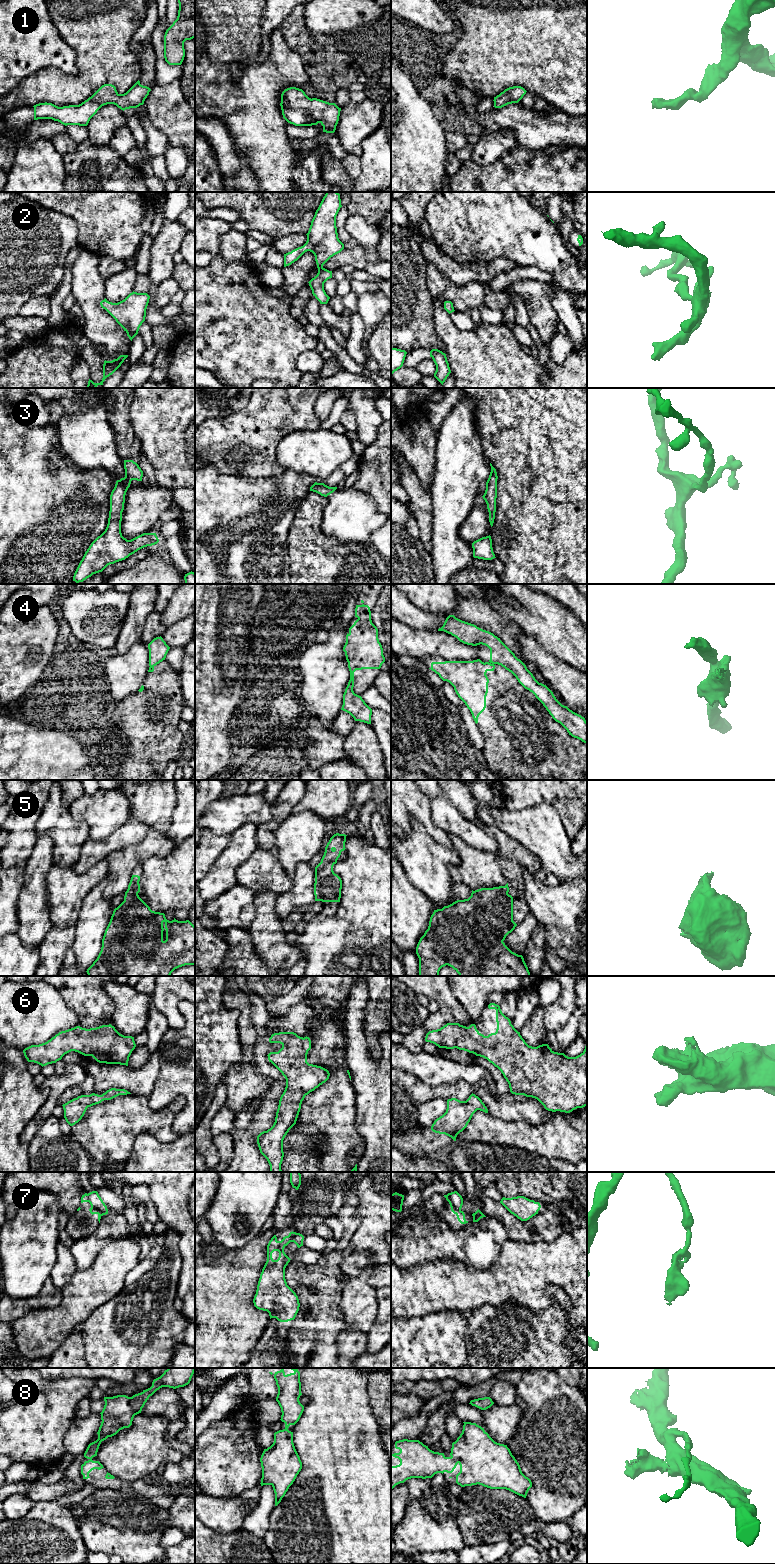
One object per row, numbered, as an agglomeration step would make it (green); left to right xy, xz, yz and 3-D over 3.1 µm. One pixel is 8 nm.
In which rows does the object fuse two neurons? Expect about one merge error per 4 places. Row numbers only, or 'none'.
4, 7

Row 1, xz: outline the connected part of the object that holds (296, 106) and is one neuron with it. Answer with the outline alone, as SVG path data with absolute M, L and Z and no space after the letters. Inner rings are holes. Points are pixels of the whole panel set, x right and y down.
M290 87L281 94L283 118L295 126L312 126L320 123L323 132L334 133L340 111L335 103L309 98L302 89Z

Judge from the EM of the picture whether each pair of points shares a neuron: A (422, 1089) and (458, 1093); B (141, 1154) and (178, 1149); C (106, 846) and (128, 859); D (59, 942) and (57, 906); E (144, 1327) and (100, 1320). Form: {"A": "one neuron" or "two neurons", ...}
{"A": "one neuron", "B": "one neuron", "C": "two neurons", "D": "two neurons", "E": "one neuron"}

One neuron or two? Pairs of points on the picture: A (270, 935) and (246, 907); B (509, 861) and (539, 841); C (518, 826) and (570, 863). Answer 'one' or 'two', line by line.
A: two
B: two
C: one

